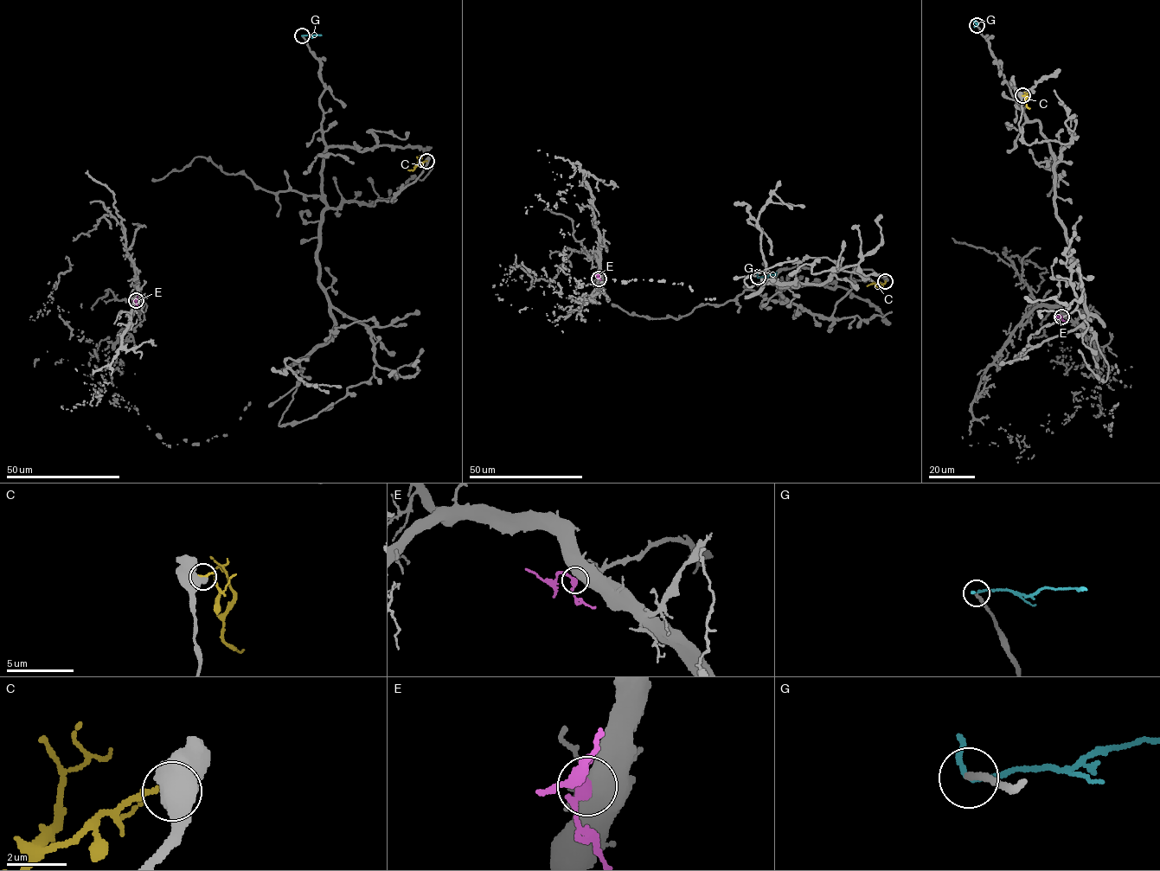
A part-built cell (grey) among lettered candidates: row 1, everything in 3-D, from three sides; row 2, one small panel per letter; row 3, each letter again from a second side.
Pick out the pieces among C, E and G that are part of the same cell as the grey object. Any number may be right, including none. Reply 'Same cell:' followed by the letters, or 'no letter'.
Same cell: E

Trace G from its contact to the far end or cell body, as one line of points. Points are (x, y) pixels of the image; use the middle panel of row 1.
G: (758, 278), (774, 275), (776, 272)

